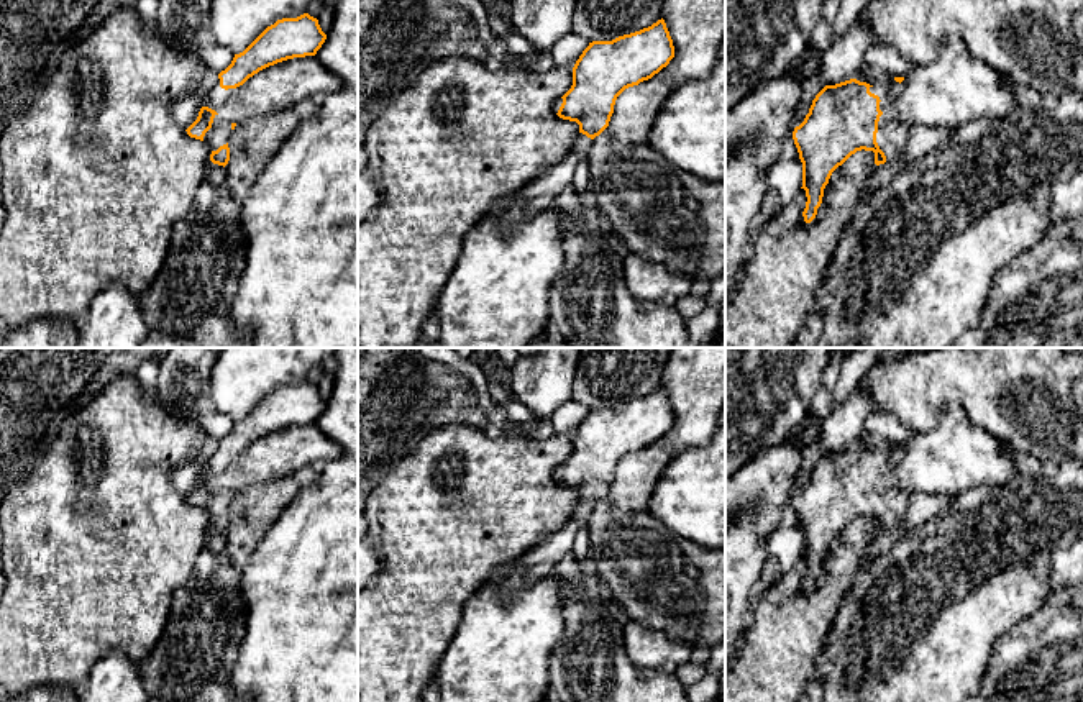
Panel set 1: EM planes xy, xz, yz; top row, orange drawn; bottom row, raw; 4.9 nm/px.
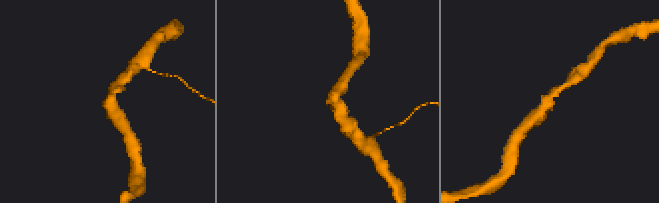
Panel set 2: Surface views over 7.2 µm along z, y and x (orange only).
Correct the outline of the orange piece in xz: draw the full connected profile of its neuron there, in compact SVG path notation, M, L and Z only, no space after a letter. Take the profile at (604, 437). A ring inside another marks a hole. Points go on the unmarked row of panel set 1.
M665 387L612 408L592 408L573 435L573 453L561 464L558 484L576 489L579 500L568 520L538 546L496 568L489 582L522 572L532 584L553 574L555 566L573 553L579 530L587 528L594 505L610 489L617 464L628 454L651 446L674 425L674 413Z

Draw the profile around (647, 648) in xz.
M633 620L624 627L624 648L635 668L676 672L689 663L692 646L671 640L666 633L656 631Z

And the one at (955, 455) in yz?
M952 403L930 431L904 444L883 481L909 495L957 495L980 485L999 494L1019 476L1001 440L973 425L965 408Z

